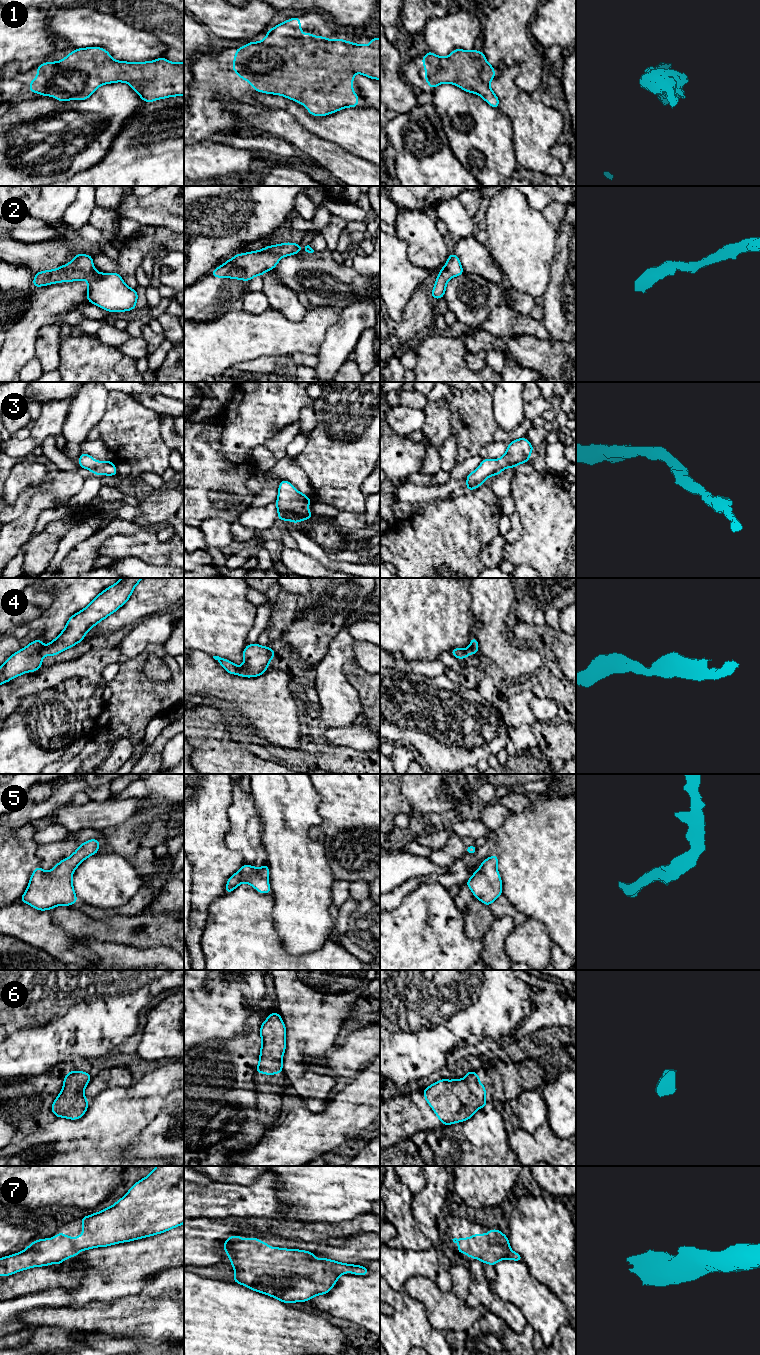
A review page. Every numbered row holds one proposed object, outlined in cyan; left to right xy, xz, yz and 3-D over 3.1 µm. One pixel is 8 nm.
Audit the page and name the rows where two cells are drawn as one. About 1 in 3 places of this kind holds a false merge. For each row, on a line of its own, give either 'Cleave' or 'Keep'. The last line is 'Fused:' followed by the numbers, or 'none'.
1: Keep
2: Keep
3: Keep
4: Keep
5: Keep
6: Keep
7: Keep
Fused: none

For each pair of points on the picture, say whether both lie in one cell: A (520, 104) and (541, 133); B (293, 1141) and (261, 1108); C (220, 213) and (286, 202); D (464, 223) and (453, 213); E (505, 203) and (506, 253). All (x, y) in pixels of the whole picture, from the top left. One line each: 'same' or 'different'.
A: same
B: different
C: same
D: same
E: same

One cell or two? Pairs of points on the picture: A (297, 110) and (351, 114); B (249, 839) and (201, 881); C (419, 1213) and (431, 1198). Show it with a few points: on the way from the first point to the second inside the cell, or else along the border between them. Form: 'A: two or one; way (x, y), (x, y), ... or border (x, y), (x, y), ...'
A: one; way (310, 122), (338, 122)
B: two; border (229, 828), (225, 844), (238, 852), (245, 863)
C: one; way (423, 1209), (428, 1202)

